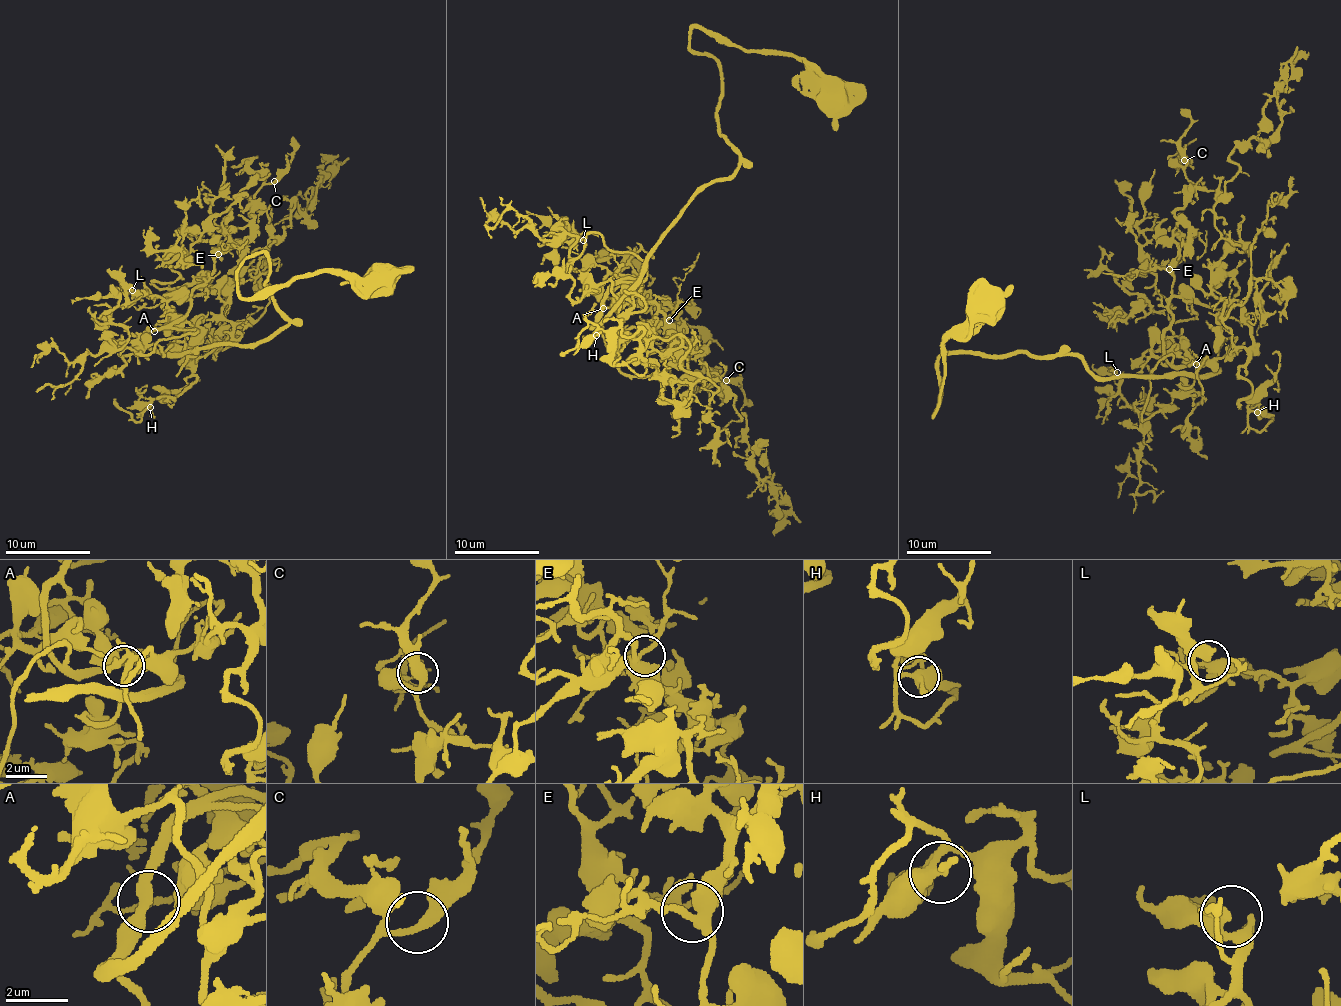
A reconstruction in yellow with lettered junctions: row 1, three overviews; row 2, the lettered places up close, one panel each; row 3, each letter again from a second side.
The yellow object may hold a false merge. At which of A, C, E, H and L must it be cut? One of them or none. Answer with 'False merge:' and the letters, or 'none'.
False merge: none

